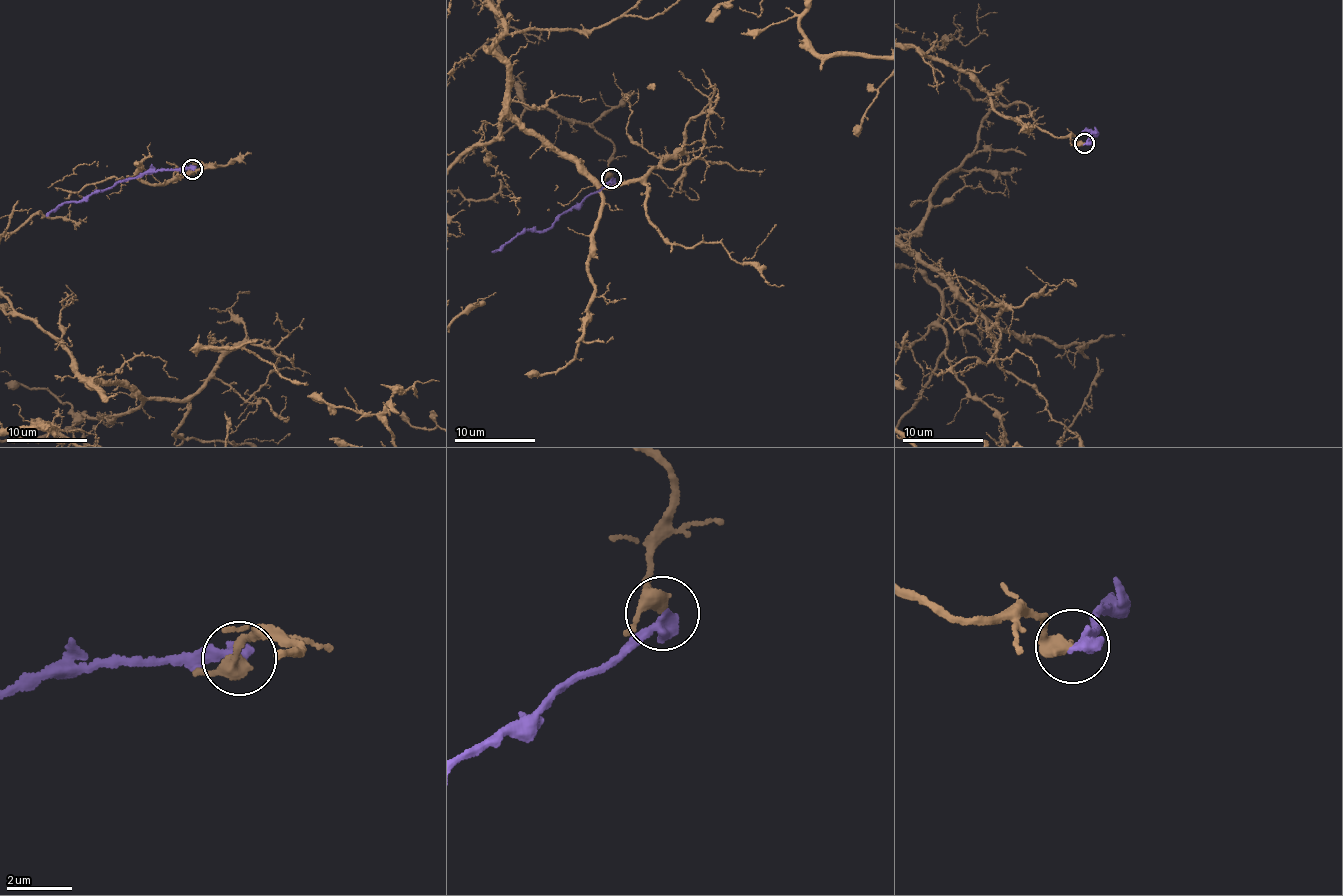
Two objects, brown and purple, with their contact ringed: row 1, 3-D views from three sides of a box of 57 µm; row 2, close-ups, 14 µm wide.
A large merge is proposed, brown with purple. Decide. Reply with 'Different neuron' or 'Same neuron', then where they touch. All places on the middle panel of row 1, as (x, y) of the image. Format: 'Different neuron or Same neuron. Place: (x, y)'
Different neuron. Place: (611, 178)

